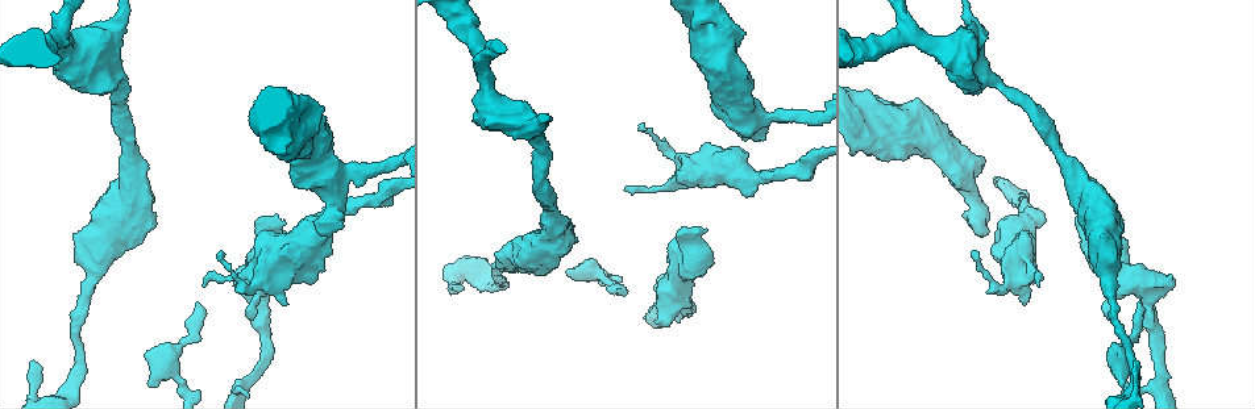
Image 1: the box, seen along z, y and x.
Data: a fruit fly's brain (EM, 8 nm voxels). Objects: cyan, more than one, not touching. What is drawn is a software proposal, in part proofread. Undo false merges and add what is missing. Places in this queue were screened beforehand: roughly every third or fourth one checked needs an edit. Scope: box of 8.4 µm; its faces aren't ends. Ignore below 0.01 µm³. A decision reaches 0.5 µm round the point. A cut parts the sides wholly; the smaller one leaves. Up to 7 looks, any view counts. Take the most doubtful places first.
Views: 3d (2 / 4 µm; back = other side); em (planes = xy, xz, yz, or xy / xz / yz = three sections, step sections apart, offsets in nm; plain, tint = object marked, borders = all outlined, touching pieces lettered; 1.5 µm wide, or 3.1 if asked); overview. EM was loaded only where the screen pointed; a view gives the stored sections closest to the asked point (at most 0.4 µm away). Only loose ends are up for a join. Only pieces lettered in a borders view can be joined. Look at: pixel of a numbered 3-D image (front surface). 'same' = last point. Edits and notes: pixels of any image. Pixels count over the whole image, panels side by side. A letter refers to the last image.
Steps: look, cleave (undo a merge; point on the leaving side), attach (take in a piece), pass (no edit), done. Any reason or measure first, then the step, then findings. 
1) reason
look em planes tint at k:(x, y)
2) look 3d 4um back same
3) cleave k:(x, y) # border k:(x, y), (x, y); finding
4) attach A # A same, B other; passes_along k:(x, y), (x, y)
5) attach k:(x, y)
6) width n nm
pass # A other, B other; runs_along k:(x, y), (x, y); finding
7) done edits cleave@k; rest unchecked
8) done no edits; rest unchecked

branch stops here
look 3d 4um at 1:(616, 288)

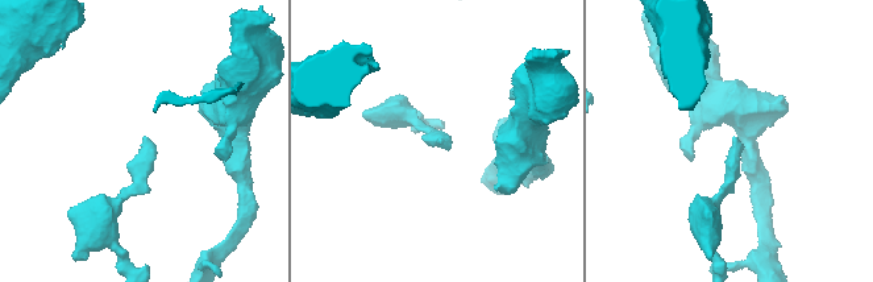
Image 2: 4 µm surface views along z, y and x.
look em xy step 4 tint at 2:(734, 140)

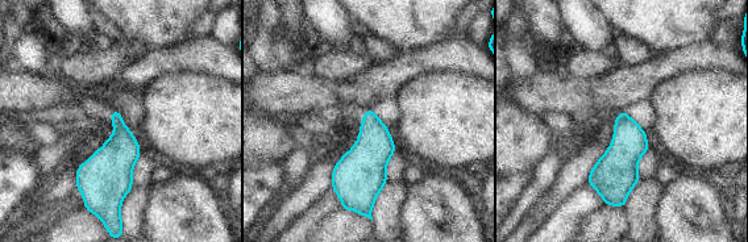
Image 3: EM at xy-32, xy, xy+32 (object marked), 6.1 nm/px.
look em planes borders same

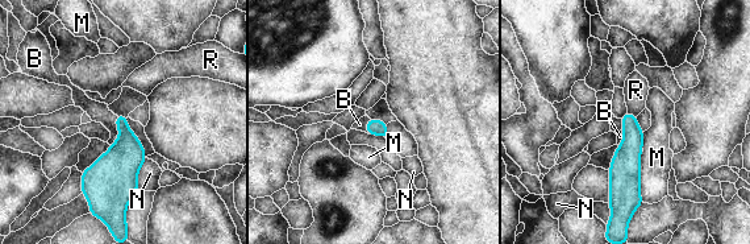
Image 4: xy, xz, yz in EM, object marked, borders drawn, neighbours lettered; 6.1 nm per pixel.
attach B # B same, M other, N other, R other; passes_along 4:(116, 172), (119, 131), (99, 112); the neuron continues

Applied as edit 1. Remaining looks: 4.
look overview

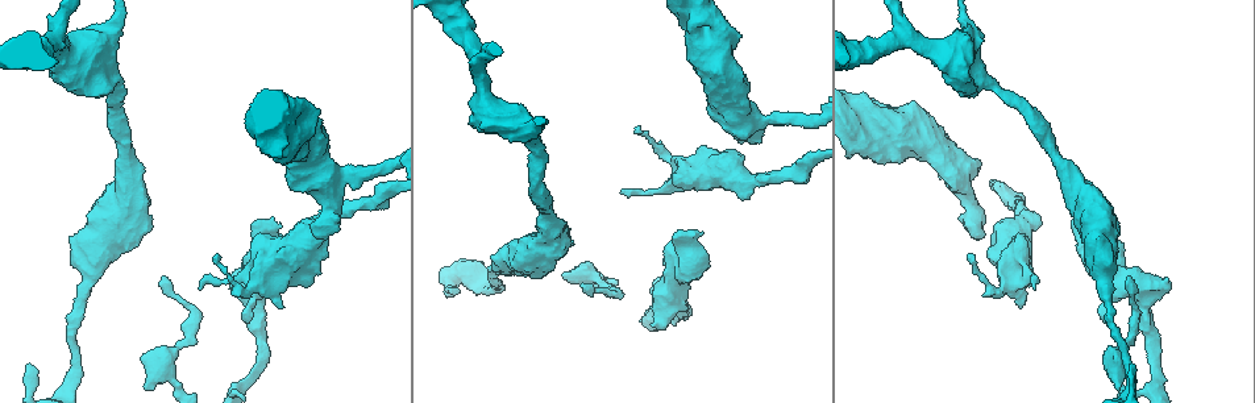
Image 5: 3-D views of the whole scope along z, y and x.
branch stops here
look em planes borders at 5:(1037, 220)

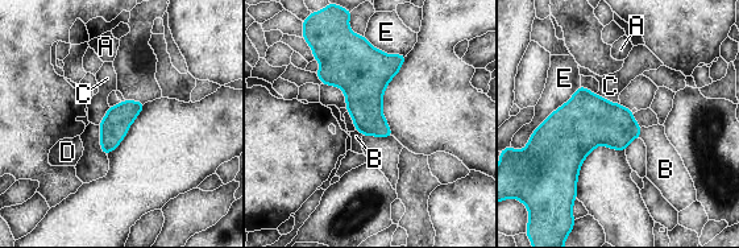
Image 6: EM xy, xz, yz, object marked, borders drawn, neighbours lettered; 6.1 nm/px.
longest_contact E 420 nm
pass # A other, B other, C other, D other, E other; no lettered piece goes on from it

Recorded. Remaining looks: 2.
thick end
look em yz step 4 borders at 5:(281, 307)

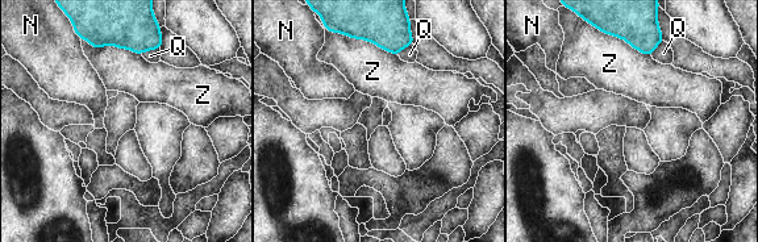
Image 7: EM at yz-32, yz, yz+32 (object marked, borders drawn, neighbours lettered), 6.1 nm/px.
cut it another way
look em planes borders same

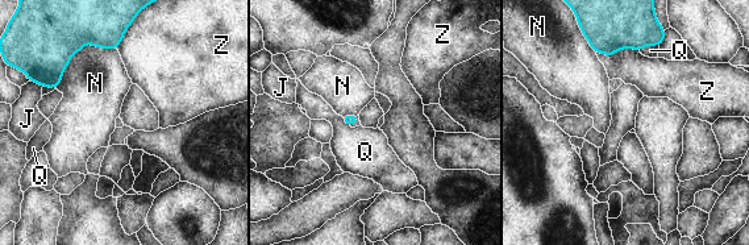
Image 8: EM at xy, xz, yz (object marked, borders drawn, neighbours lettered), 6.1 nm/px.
pass # J other, N other, Q other, Z other; border 8:(658, 45), (646, 45), (640, 50); none of them fits

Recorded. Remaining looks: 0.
done edits attach@4; rest unchecked

